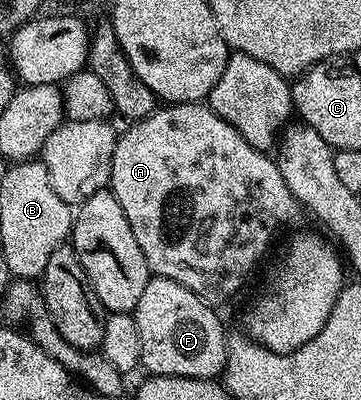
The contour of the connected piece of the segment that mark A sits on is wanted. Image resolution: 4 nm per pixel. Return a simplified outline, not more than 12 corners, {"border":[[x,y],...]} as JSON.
{"border":[[204,102],[118,134],[150,272],[229,299],[299,207]]}

